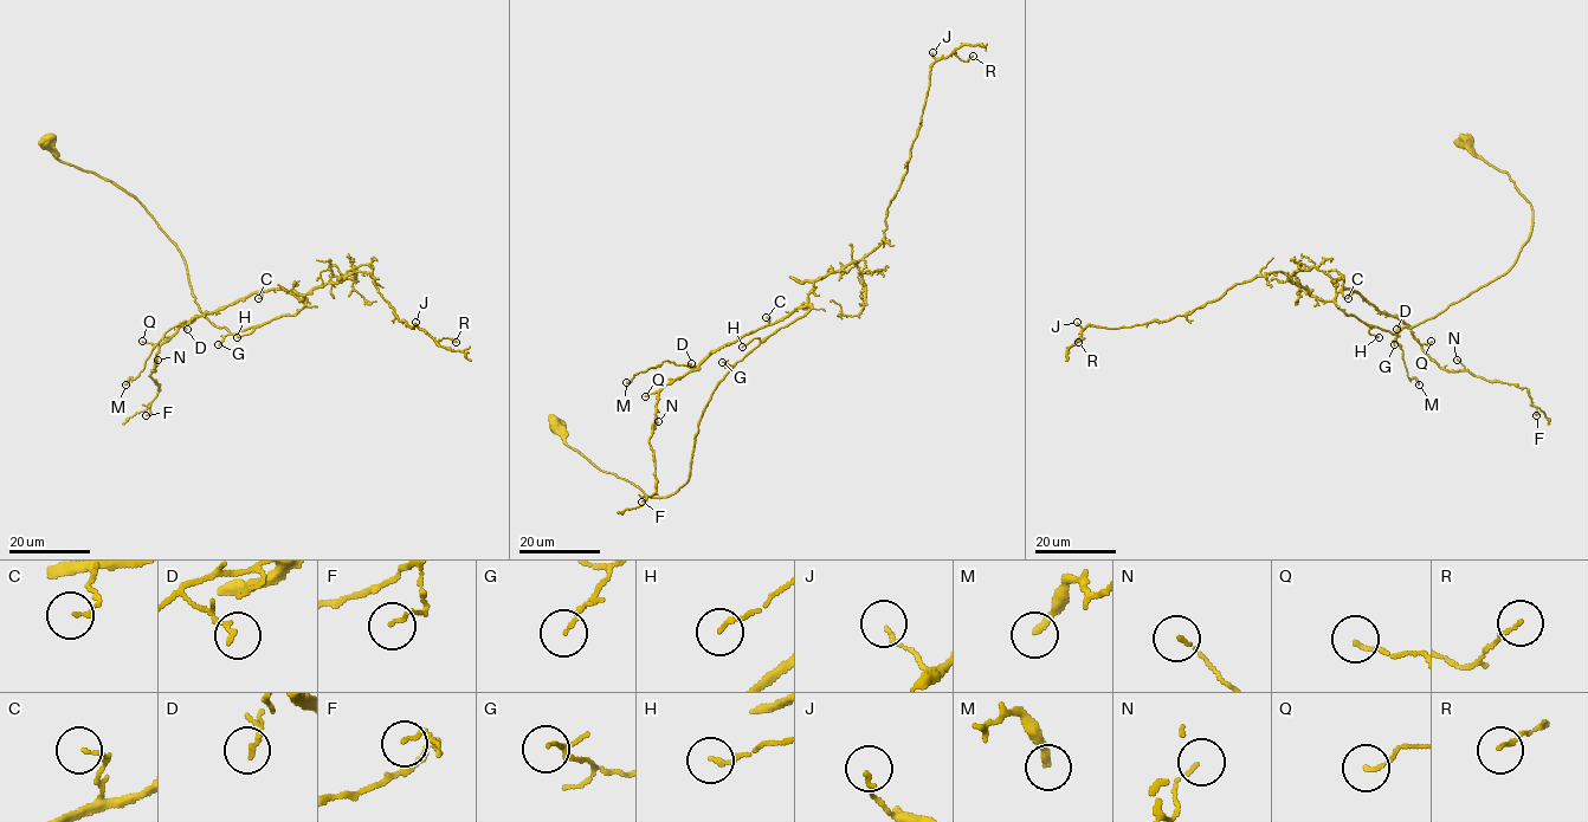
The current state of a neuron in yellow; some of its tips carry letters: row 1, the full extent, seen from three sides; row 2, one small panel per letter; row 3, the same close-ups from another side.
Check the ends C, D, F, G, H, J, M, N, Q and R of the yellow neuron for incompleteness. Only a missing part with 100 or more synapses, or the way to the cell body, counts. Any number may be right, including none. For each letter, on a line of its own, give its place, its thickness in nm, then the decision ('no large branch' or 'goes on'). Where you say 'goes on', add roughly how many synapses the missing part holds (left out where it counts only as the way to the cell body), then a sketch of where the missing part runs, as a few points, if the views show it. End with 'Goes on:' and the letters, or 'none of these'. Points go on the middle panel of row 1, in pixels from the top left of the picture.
C: place (766, 317); calibre 90 nm; no large branch
D: place (691, 363); calibre 130 nm; no large branch
F: place (641, 502); calibre 120 nm; no large branch
G: place (722, 362); calibre 60 nm; no large branch
H: place (742, 347); calibre 120 nm; no large branch
J: place (933, 52); calibre 120 nm; no large branch
M: place (626, 382); calibre 240 nm; no large branch
N: place (658, 421); calibre 80 nm; no large branch
Q: place (645, 396); calibre 100 nm; no large branch
R: place (973, 56); calibre 120 nm; no large branch
Goes on: none of these

